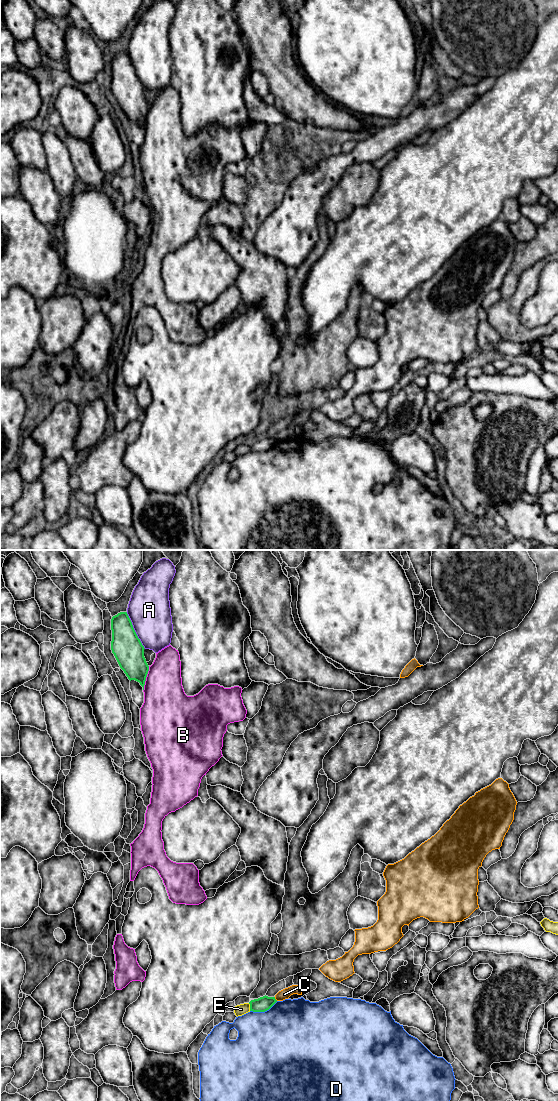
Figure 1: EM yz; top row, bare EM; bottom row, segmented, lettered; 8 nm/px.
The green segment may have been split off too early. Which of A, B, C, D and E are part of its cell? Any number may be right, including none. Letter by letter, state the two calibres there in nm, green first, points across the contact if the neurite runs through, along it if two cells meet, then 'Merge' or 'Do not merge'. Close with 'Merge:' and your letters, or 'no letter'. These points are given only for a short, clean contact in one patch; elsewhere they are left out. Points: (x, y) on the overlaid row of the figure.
A: Thickness 240 nm (green) against 340 nm. Do not merge
B: Thickness 240 nm (green) against 360 nm. Do not merge
C: Thickness 120 nm (green) against 80 nm. Boundary: yz (274, 997), (277, 1000). Do not merge
D: Thickness 120 nm (green) against 500 nm. Do not merge
E: Thickness 120 nm (green) against 90 nm. Do not merge
Merge: no letter

